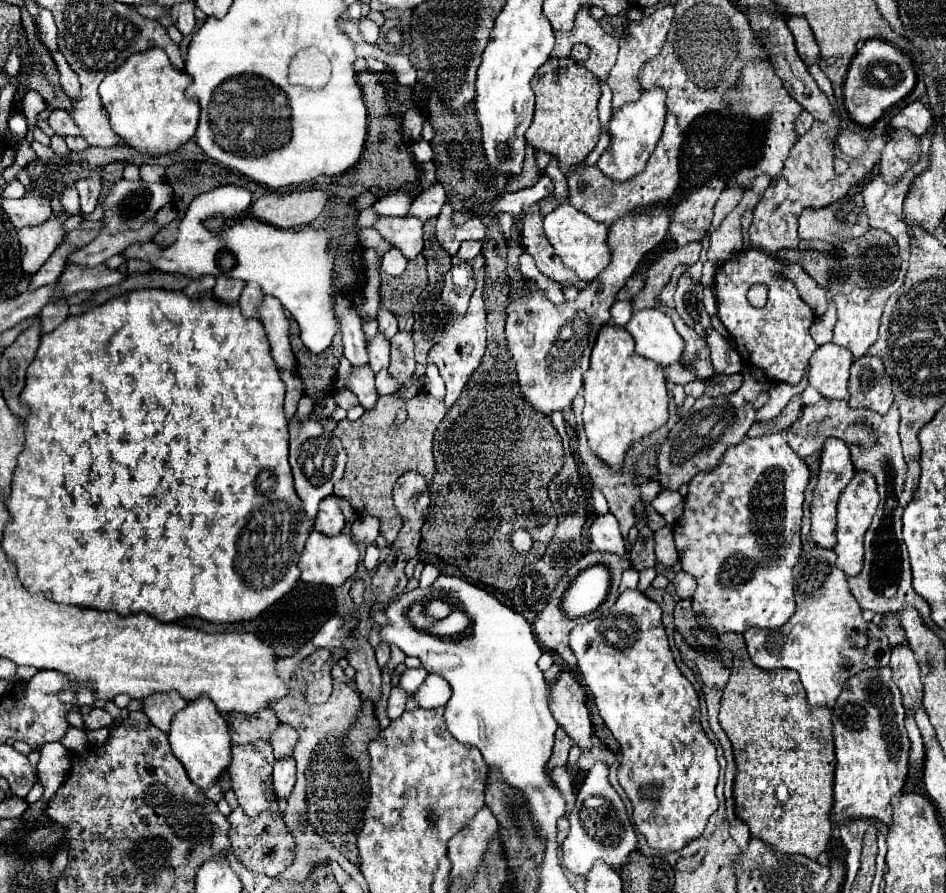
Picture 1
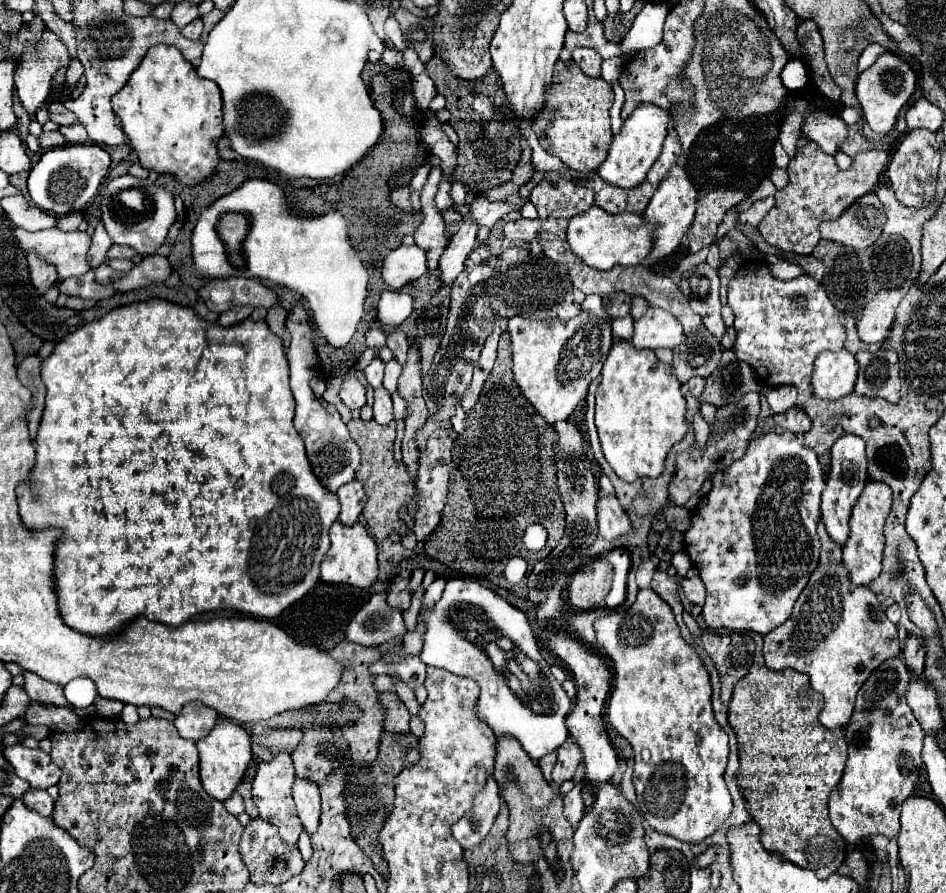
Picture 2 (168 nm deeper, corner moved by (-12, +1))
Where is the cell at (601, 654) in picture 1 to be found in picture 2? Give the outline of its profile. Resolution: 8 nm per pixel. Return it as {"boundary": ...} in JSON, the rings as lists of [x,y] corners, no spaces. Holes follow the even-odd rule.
{"boundary":[[[652,589],[638,591],[636,601],[628,609],[614,611],[614,613],[598,619],[594,623],[594,631],[596,631],[596,639],[598,639],[598,649],[600,649],[600,653],[604,653],[608,657],[608,663],[612,667],[612,693],[610,693],[610,699],[608,699],[606,715],[608,715],[610,725],[624,739],[628,739],[628,743],[634,749],[634,777],[632,777],[632,781],[634,781],[634,787],[636,787],[638,805],[642,809],[644,819],[658,833],[672,835],[678,841],[684,841],[684,843],[700,843],[700,841],[704,841],[706,837],[710,837],[726,821],[726,817],[730,817],[732,807],[734,807],[730,791],[728,791],[726,781],[724,781],[724,771],[726,771],[726,765],[728,765],[728,735],[722,731],[722,727],[716,723],[716,719],[712,715],[712,703],[710,703],[712,687],[710,687],[710,679],[708,679],[706,667],[702,665],[698,653],[680,637],[680,629],[678,629],[678,625],[674,621],[674,613],[672,613],[670,605],[658,593],[654,593]]]}

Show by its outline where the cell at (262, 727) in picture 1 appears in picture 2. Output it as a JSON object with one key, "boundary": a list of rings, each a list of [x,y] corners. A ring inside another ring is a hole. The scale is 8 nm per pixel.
{"boundary":[[[266,729],[264,735],[252,737],[252,753],[260,759],[272,759],[280,751],[294,751],[302,741],[300,729]]]}

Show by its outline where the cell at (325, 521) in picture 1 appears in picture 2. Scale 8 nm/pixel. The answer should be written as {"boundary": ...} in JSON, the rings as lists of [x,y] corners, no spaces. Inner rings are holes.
{"boundary":[[[356,479],[342,485],[338,489],[338,501],[340,501],[340,517],[338,521],[344,523],[344,525],[354,525],[362,513],[362,499],[366,501],[366,495],[364,495],[364,487],[362,483],[358,483]]]}

